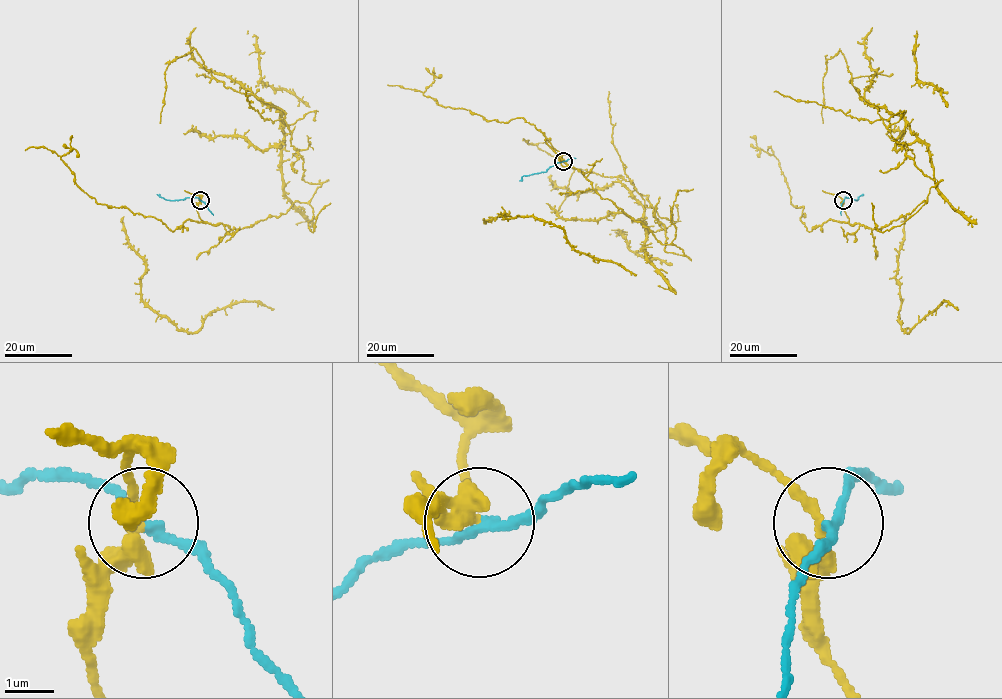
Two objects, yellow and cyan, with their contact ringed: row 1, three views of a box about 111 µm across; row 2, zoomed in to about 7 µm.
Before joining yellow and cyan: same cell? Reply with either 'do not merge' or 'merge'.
do not merge

